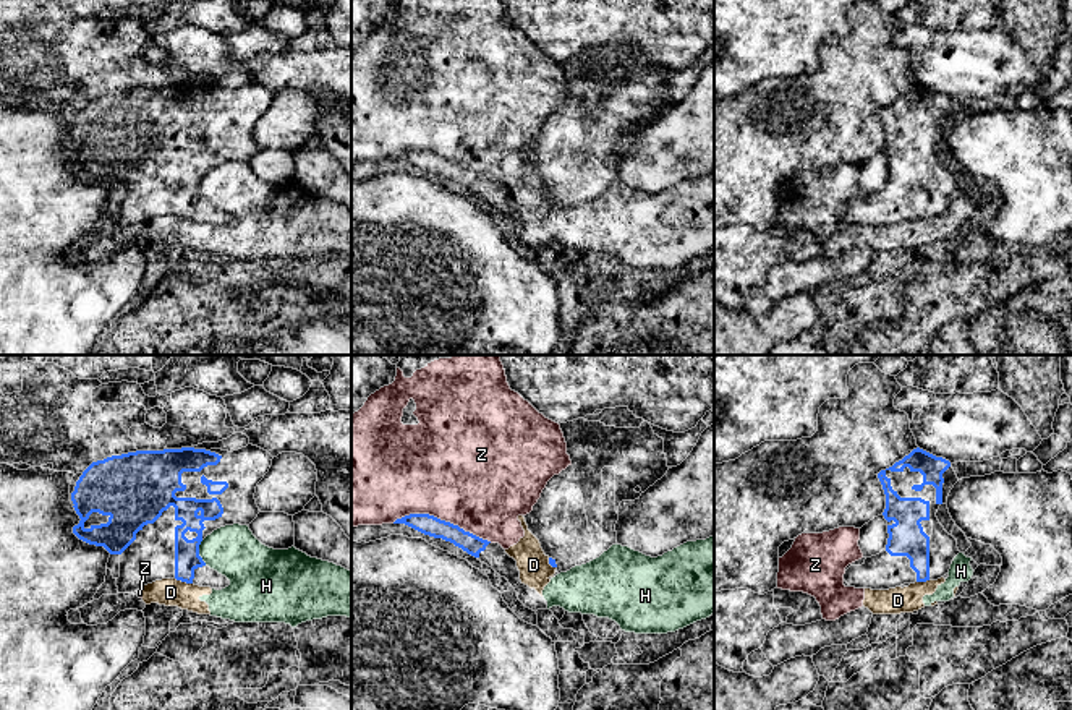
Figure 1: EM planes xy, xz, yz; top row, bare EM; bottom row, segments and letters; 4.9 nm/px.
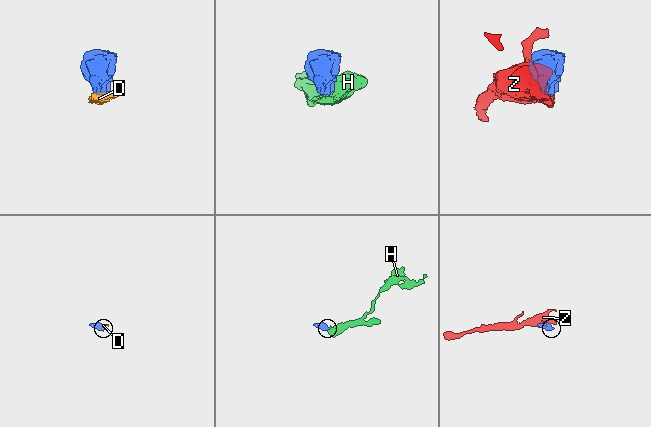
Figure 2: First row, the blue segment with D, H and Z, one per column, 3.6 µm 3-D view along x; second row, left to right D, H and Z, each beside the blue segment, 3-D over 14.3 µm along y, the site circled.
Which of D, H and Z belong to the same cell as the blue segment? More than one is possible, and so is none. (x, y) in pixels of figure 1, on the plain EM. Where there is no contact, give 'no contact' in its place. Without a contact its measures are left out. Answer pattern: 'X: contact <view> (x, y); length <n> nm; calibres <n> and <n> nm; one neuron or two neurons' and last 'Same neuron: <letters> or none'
D: contact xy (183, 218); length 90 nm; calibres 130 and 140 nm; two neurons
H: contact xy (198, 190); length 130 nm; calibres 130 and 260 nm; two neurons
Z: contact xz (442, 158); length 500 nm; calibres 100 and 500 nm; two neurons
Same neuron: none

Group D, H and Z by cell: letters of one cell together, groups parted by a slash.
D H Z

